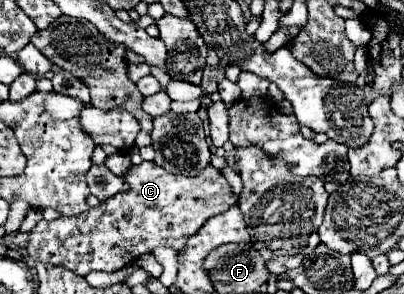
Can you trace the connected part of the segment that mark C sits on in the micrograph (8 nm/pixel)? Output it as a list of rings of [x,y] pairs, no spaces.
[[[142,162],[128,168],[124,182],[130,186],[128,192],[120,192],[80,216],[60,216],[52,222],[40,220],[26,244],[30,258],[64,266],[78,276],[86,276],[92,270],[116,272],[156,246],[170,246],[180,254],[186,240],[210,216],[228,210],[238,200],[214,166],[206,166],[202,174],[190,178],[174,176],[156,162]]]

